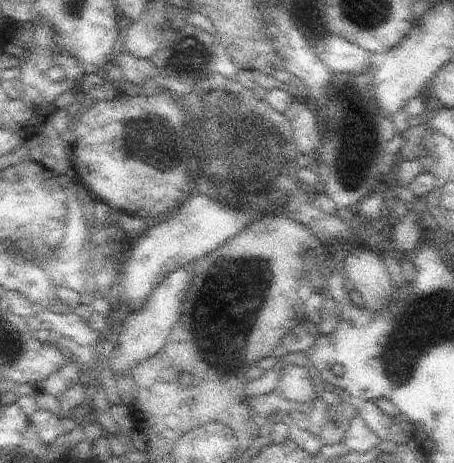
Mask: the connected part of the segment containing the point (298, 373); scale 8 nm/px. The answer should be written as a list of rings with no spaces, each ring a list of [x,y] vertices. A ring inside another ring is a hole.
[[[294,360],[289,366],[282,369],[278,383],[282,398],[294,400],[294,402],[311,402],[312,404],[317,389],[308,372],[308,367]]]

